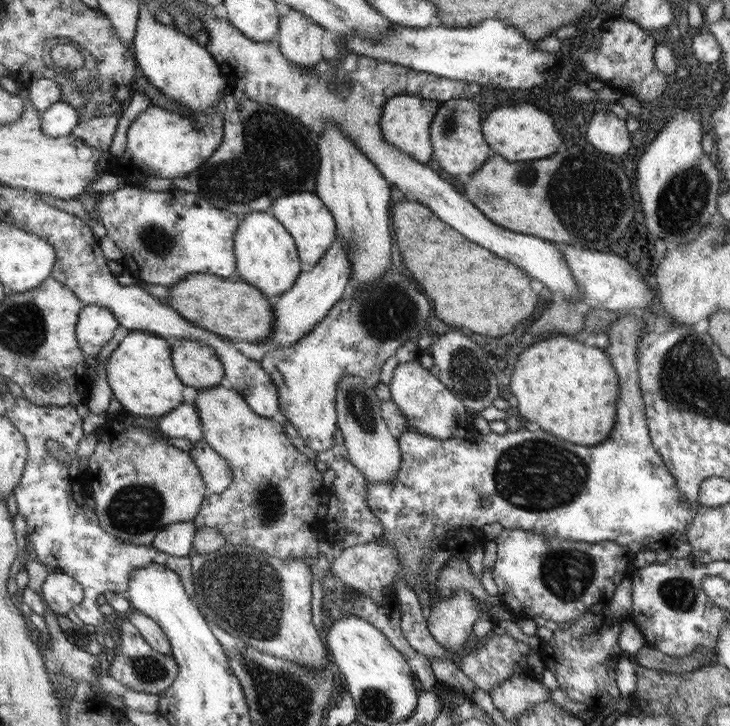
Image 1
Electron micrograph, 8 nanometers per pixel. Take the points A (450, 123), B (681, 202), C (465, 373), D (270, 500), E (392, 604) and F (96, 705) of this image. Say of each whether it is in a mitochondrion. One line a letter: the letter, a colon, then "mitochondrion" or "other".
A: mitochondrion
B: mitochondrion
C: mitochondrion
D: mitochondrion
E: other
F: other

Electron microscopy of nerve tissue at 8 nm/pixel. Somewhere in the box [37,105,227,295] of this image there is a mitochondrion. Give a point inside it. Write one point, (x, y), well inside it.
(156, 240)

